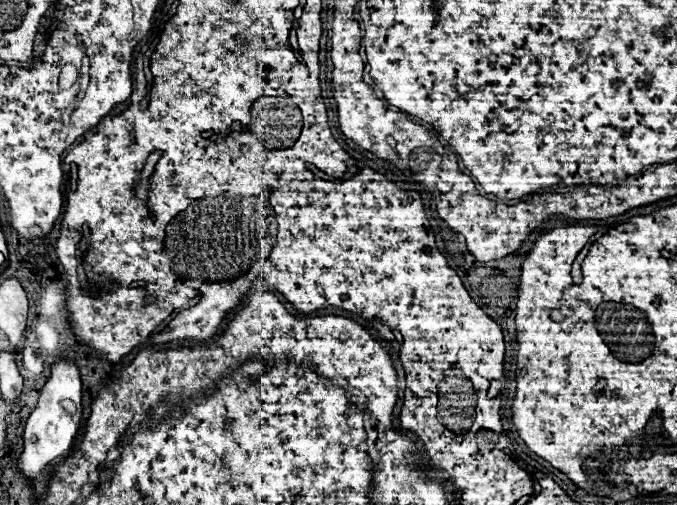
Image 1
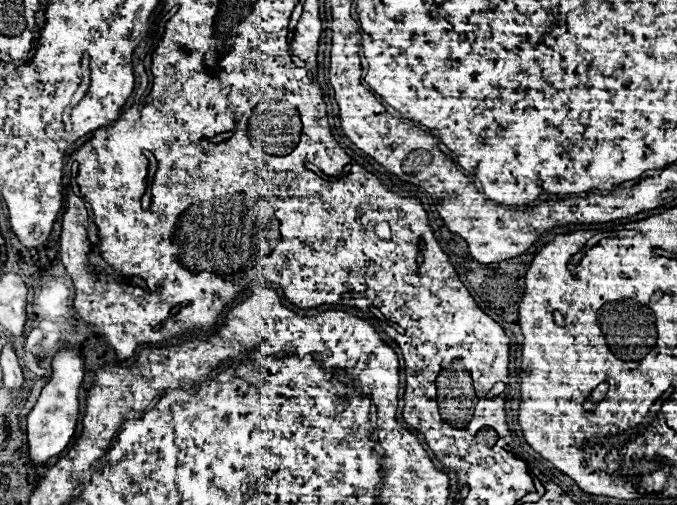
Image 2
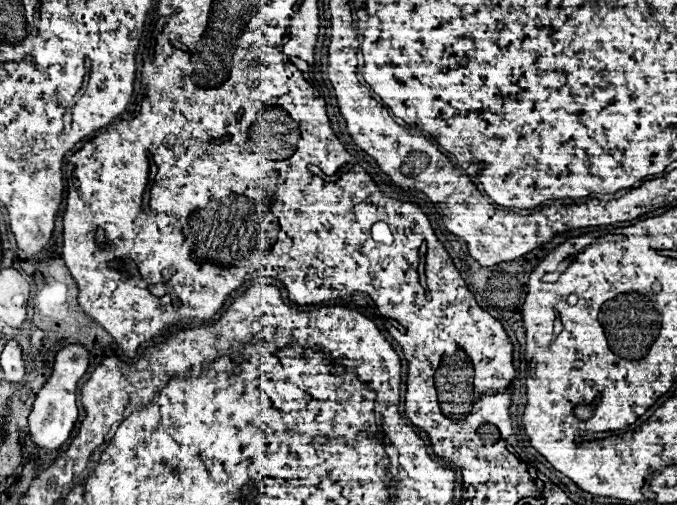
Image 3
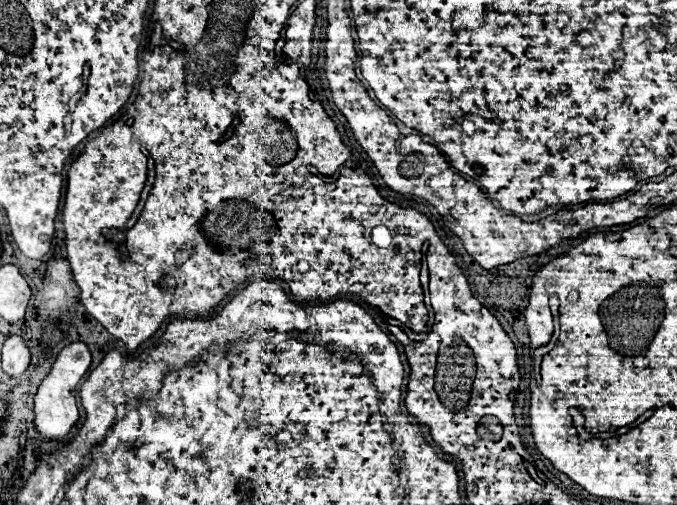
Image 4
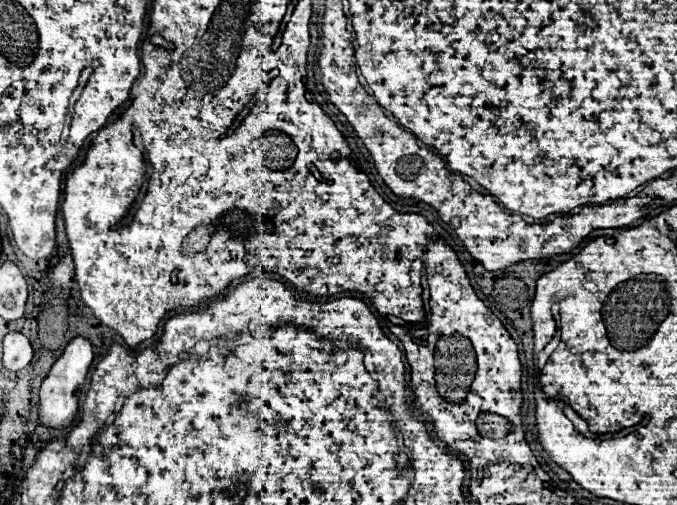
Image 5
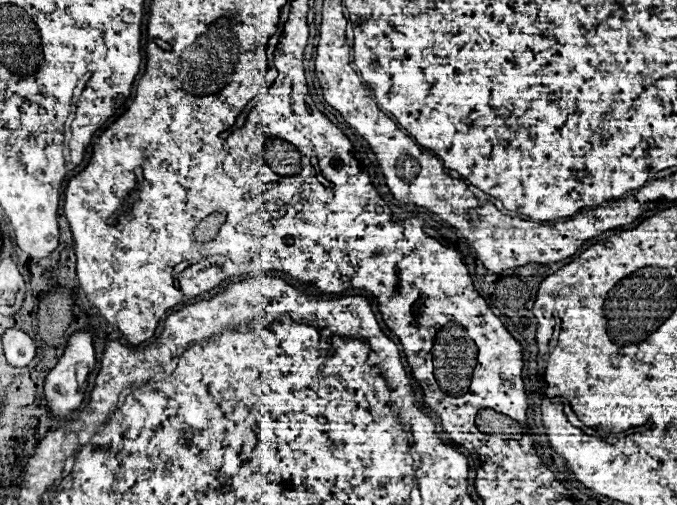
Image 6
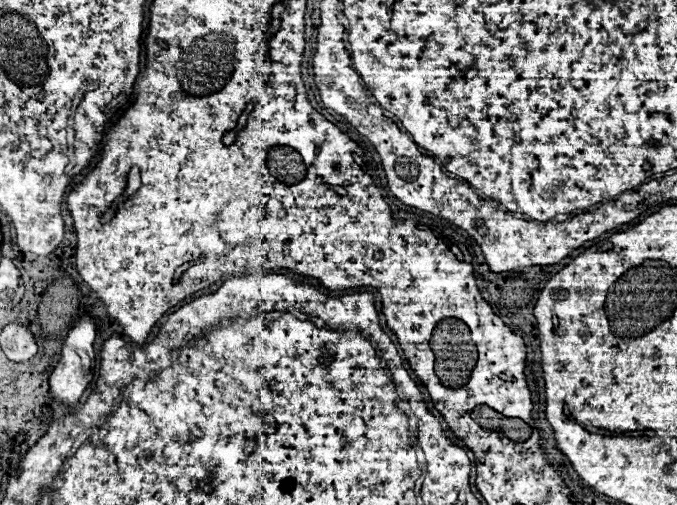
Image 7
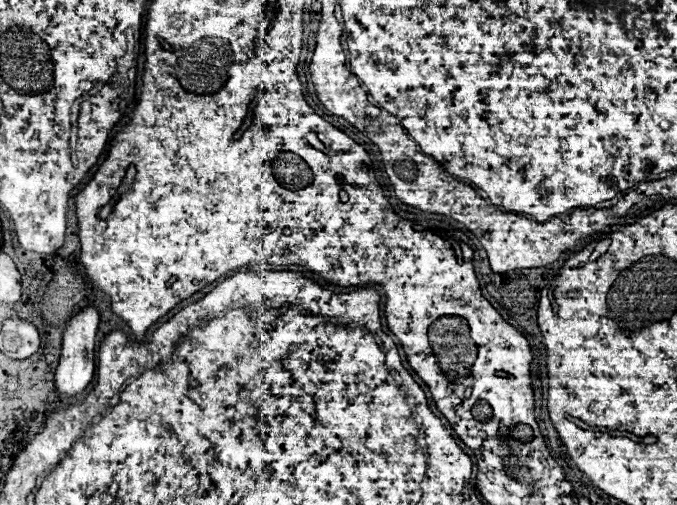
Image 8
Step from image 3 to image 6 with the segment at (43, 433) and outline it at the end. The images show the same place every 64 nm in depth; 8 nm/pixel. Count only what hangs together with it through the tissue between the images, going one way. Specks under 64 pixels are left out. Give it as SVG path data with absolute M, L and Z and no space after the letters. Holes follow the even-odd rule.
M76 332L70 336L68 346L62 354L62 358L58 360L58 364L52 368L52 372L46 376L44 382L44 400L48 404L48 410L58 416L58 418L66 418L68 414L72 414L84 396L84 384L86 384L86 376L84 372L90 372L94 368L94 346L92 346L92 334L90 332Z

